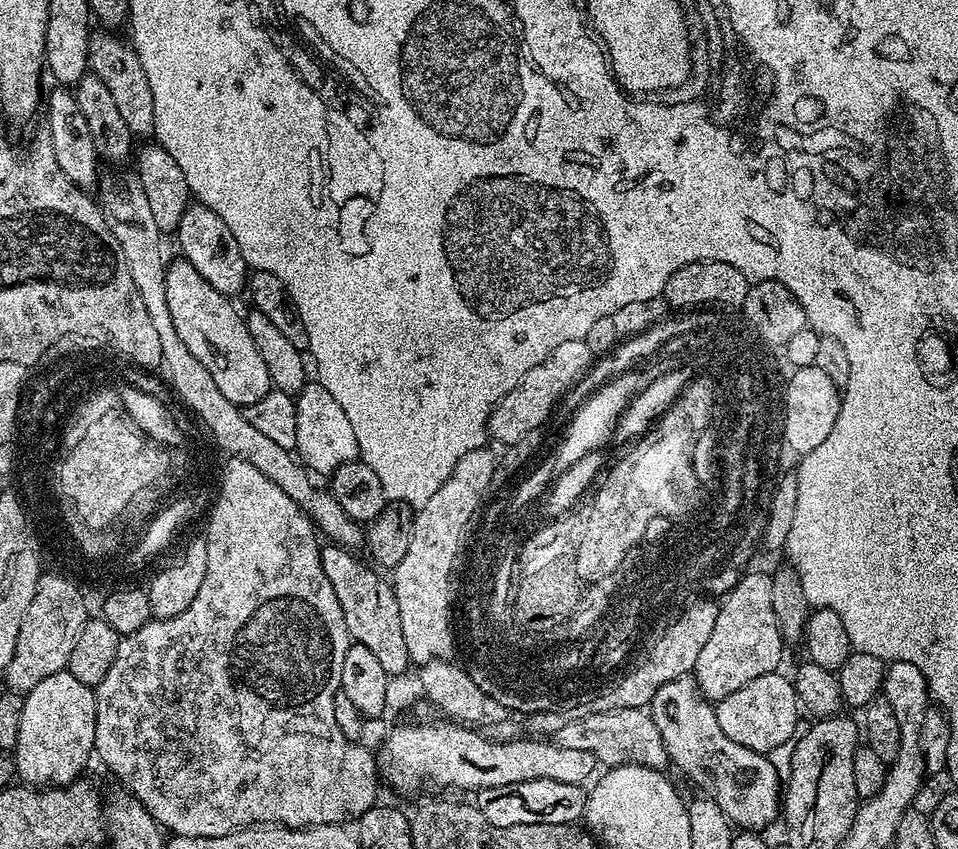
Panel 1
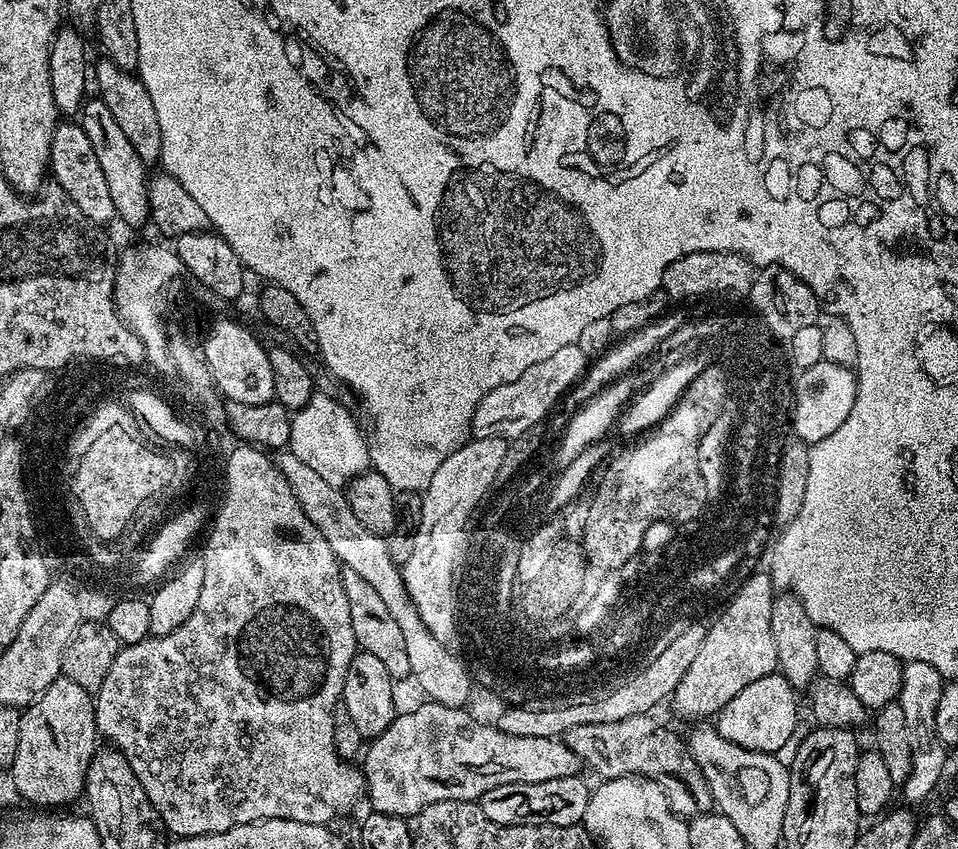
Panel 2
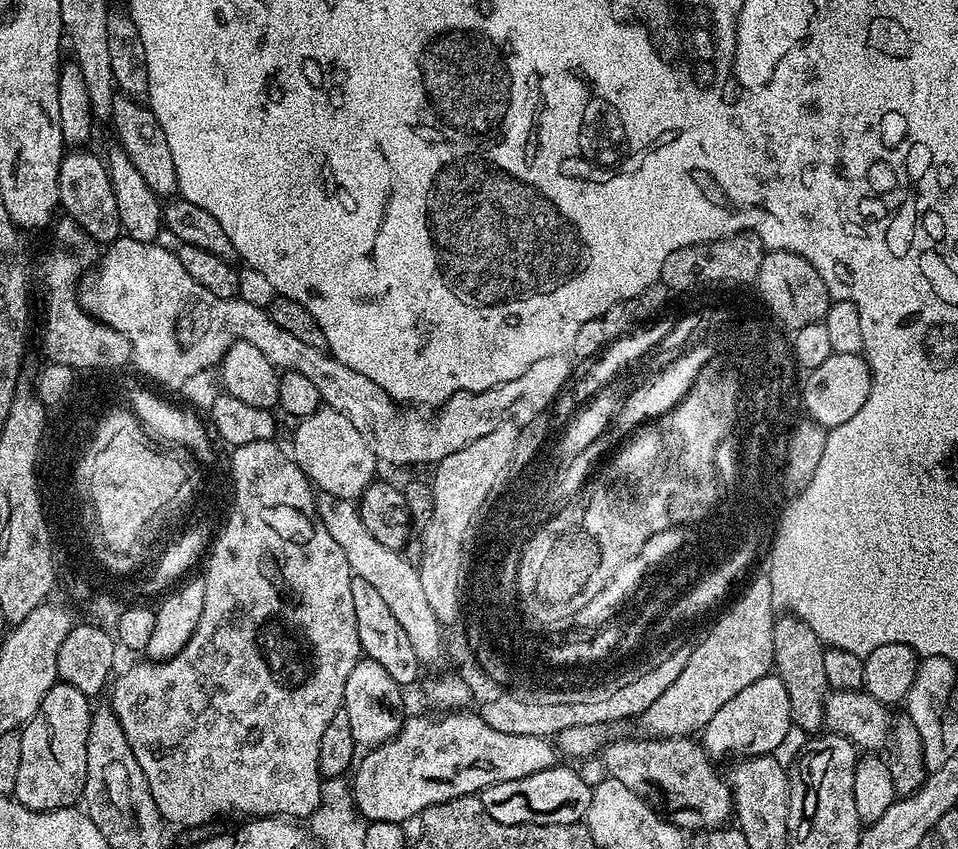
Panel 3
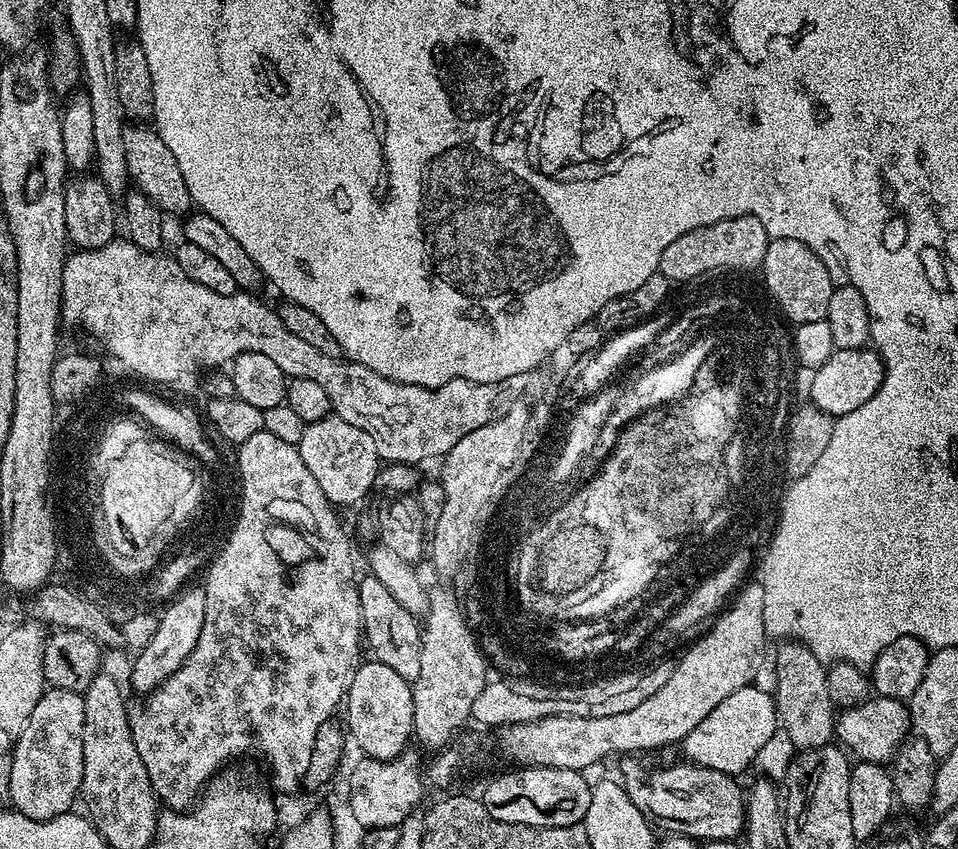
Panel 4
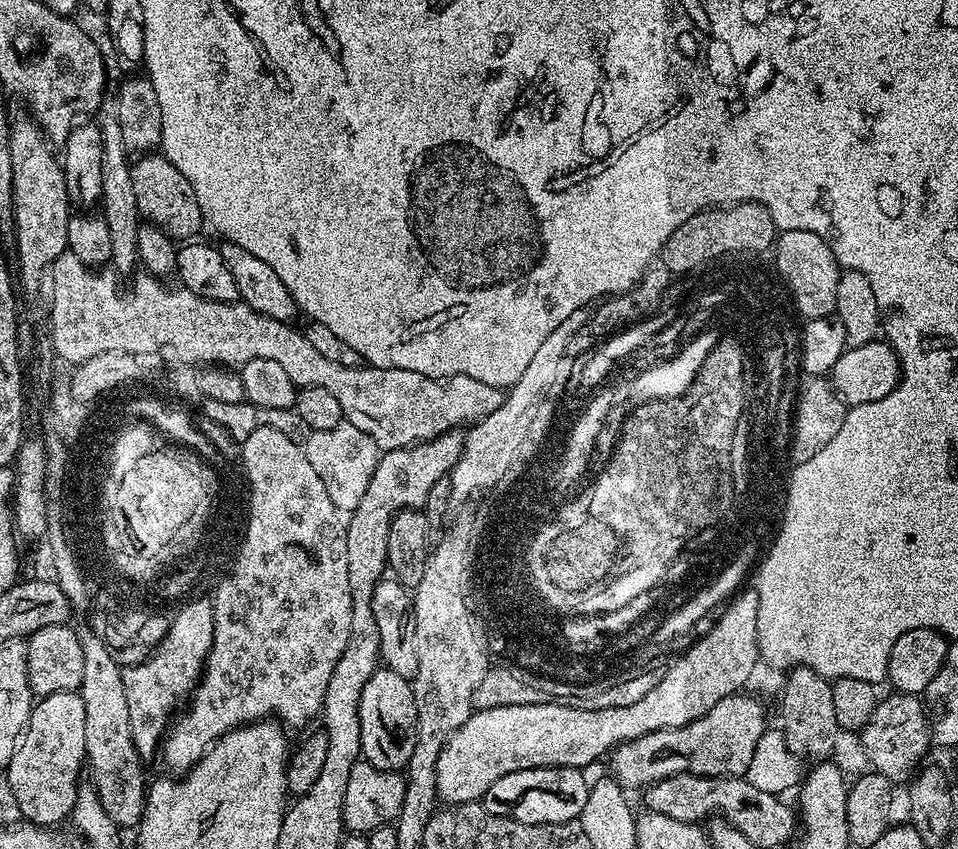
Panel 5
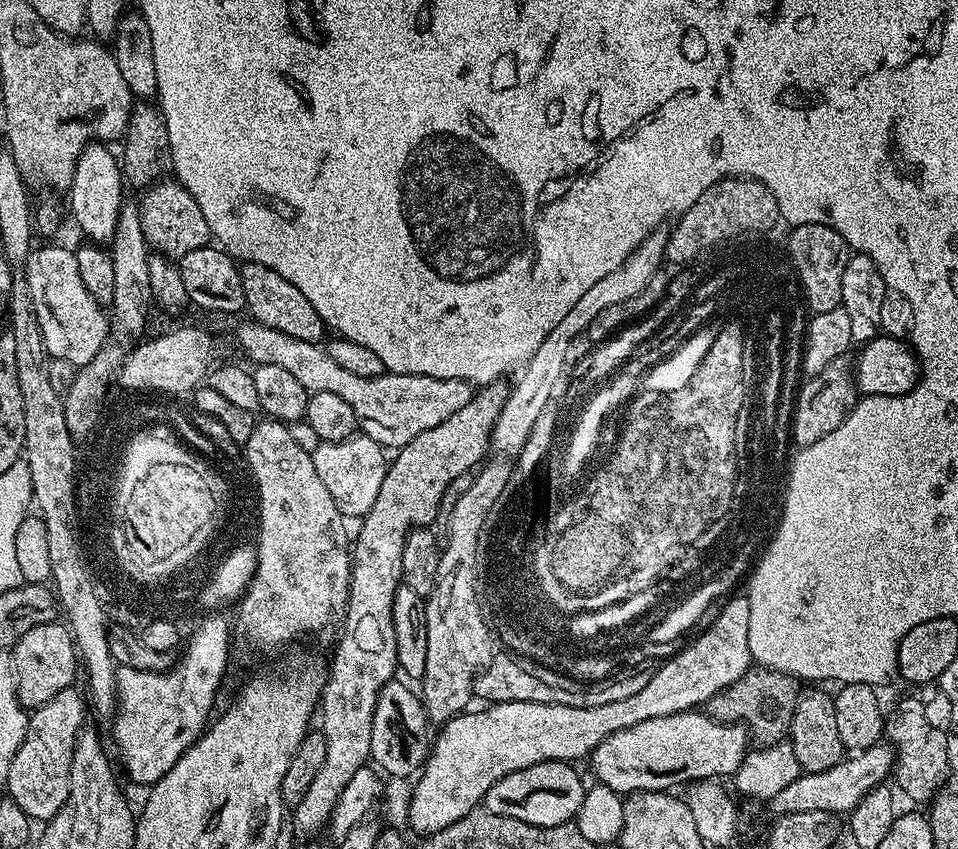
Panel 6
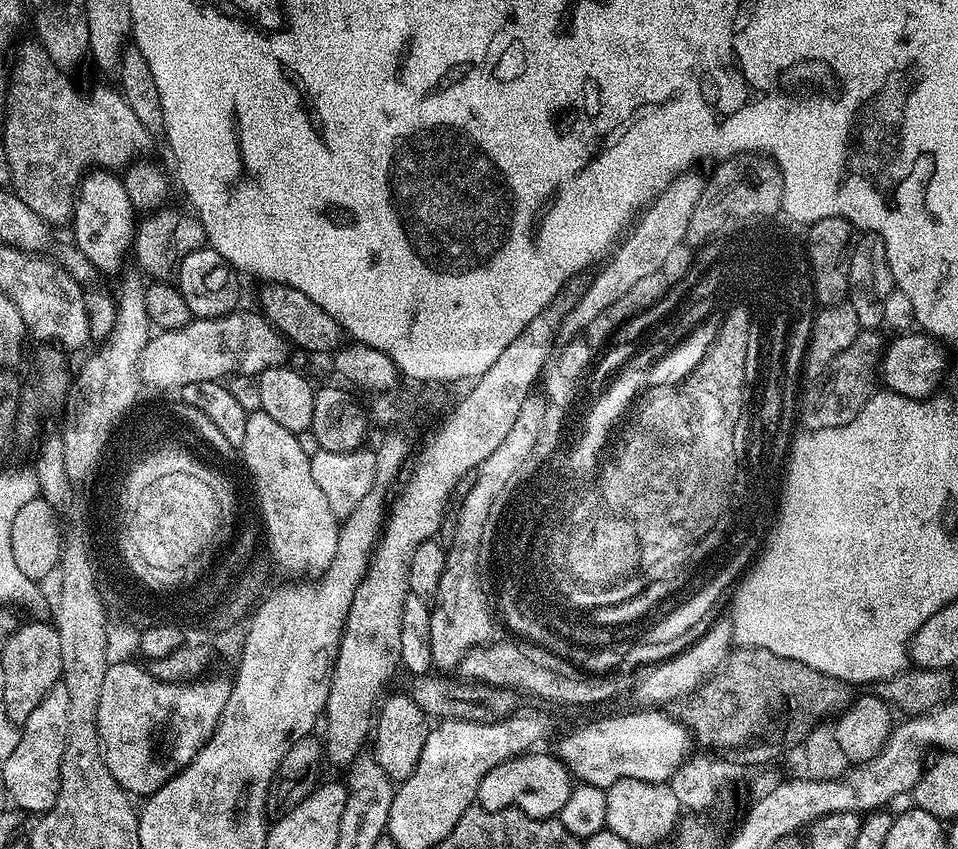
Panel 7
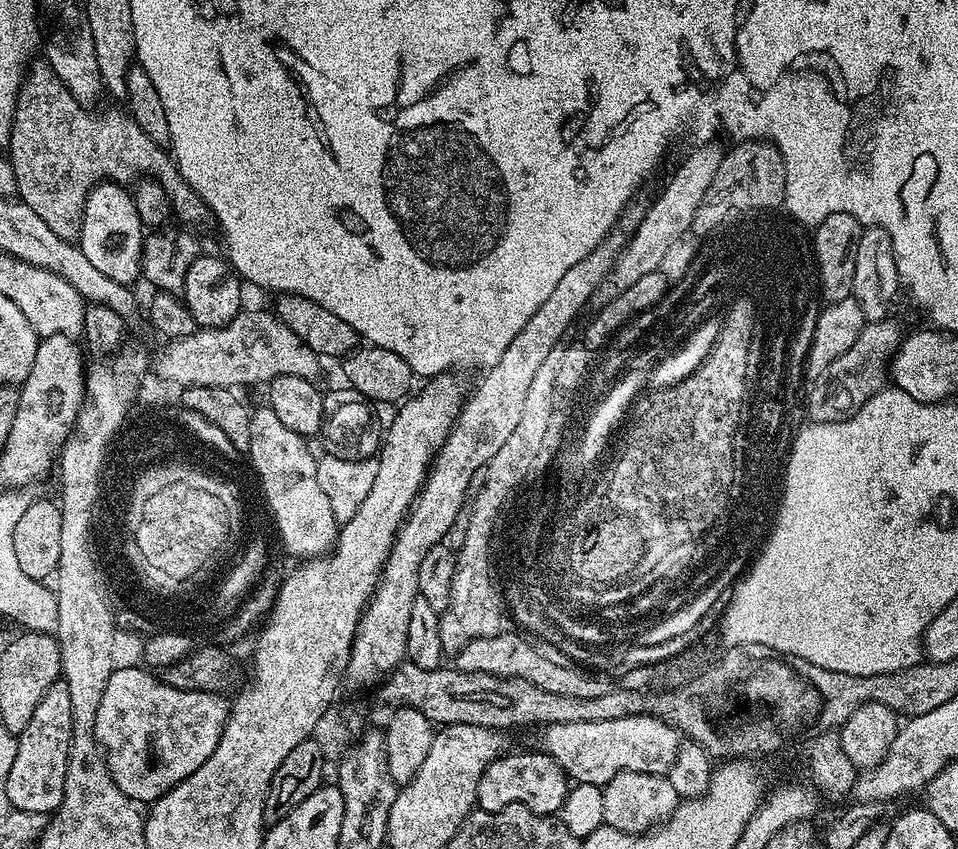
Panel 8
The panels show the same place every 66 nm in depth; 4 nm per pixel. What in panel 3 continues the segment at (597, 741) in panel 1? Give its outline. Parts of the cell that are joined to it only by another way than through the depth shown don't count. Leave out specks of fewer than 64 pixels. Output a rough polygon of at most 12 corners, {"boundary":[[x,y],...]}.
{"boundary":[[612,738],[611,779],[681,830],[722,828],[731,787],[695,739]]}

